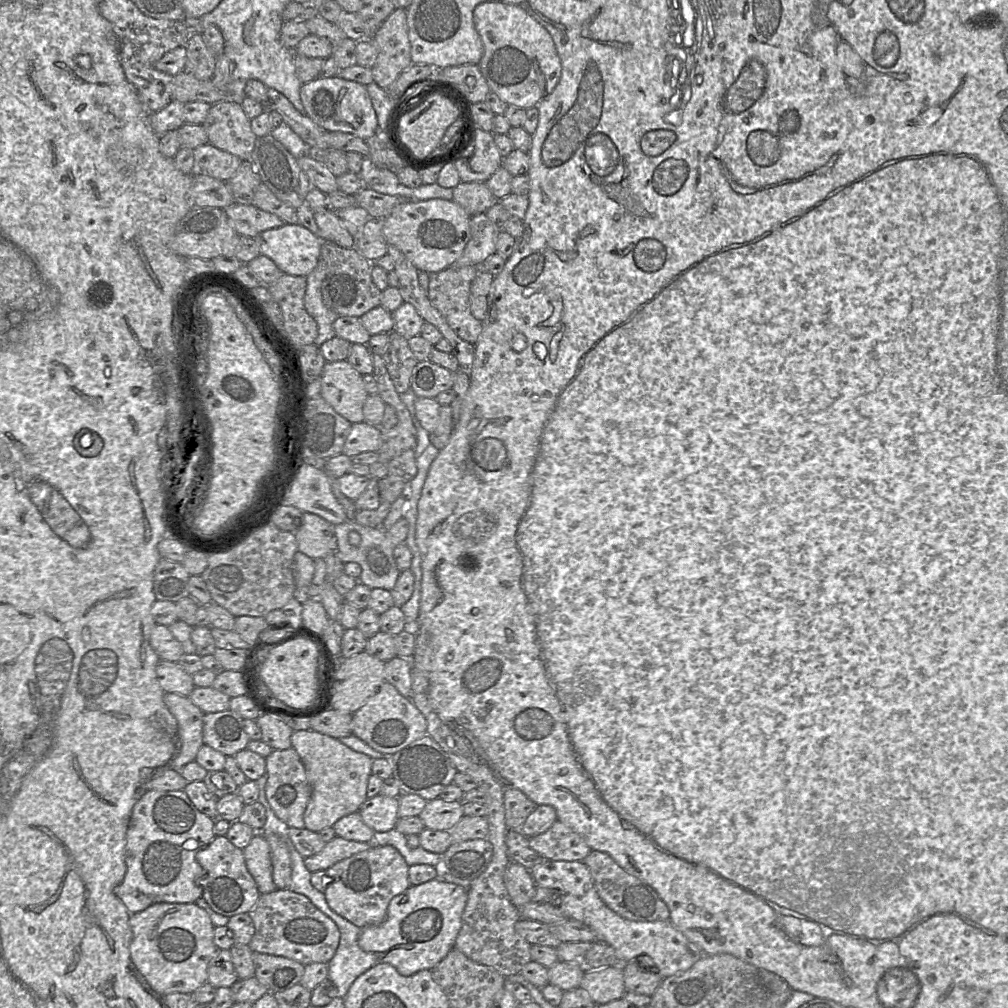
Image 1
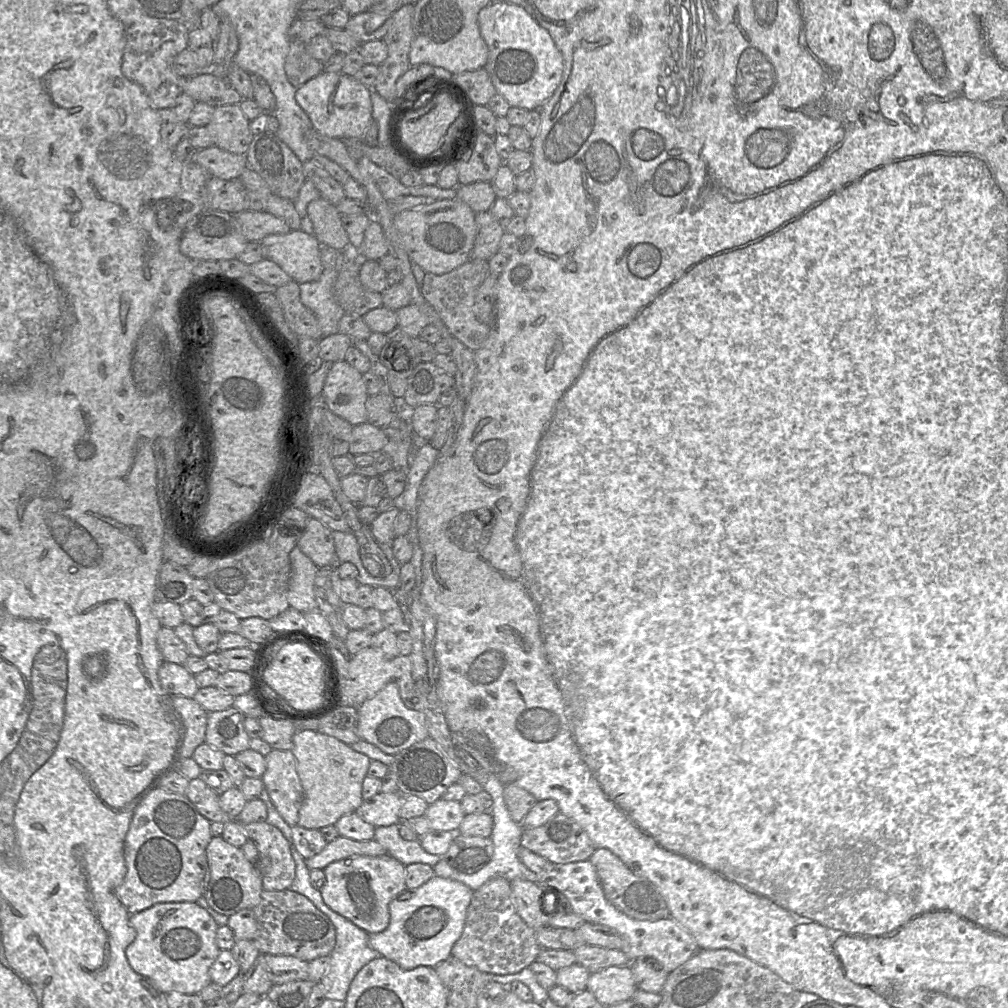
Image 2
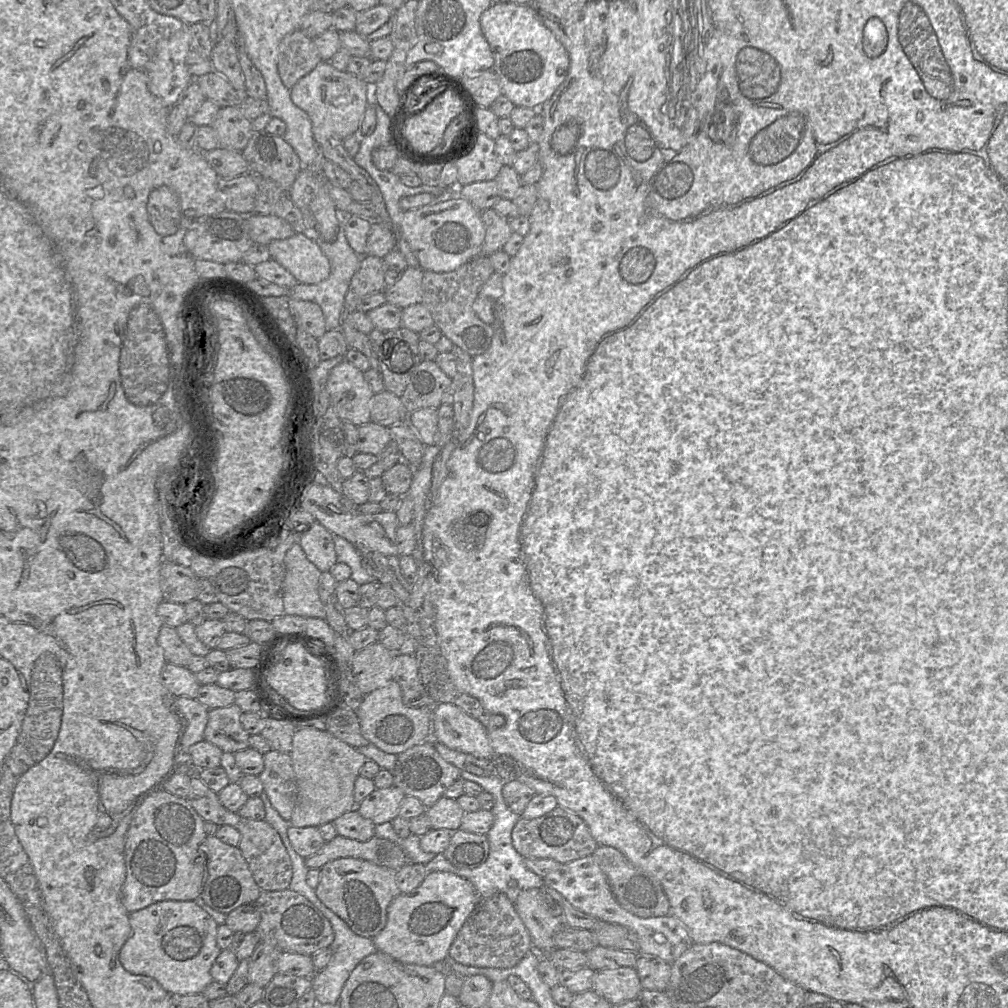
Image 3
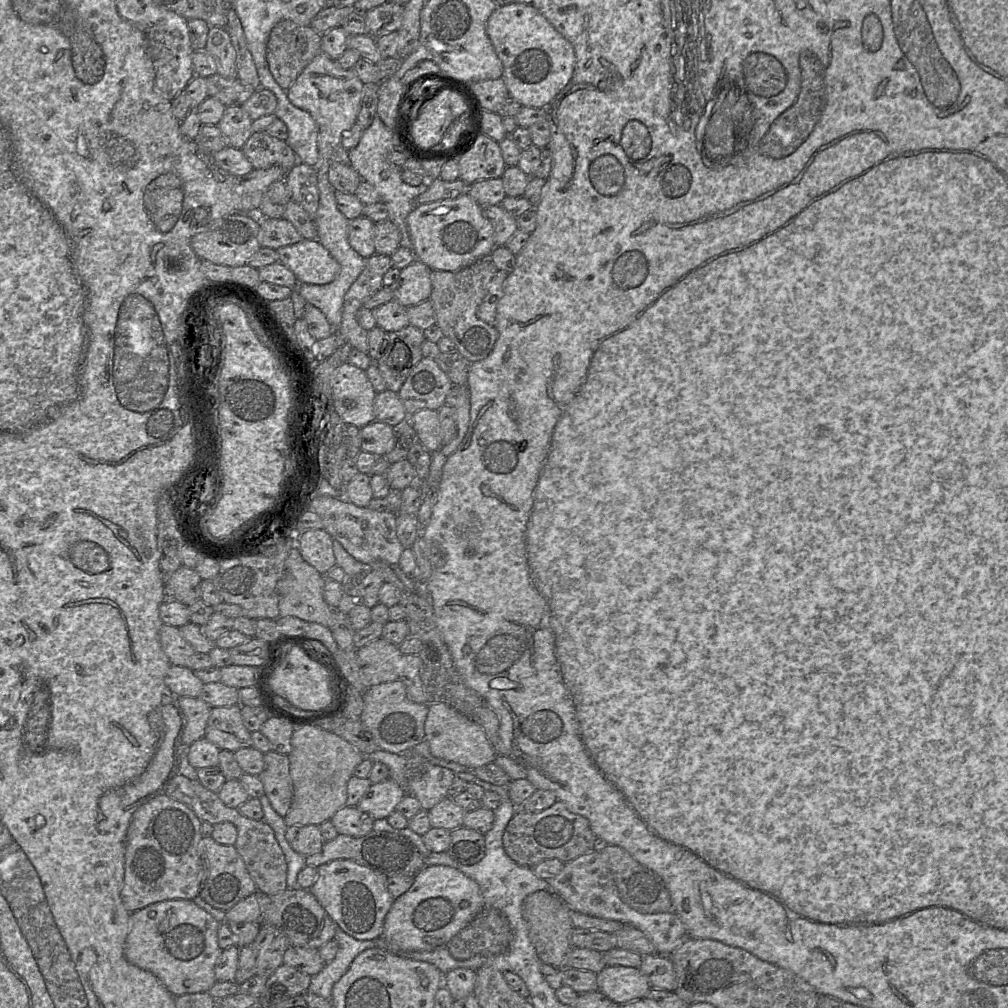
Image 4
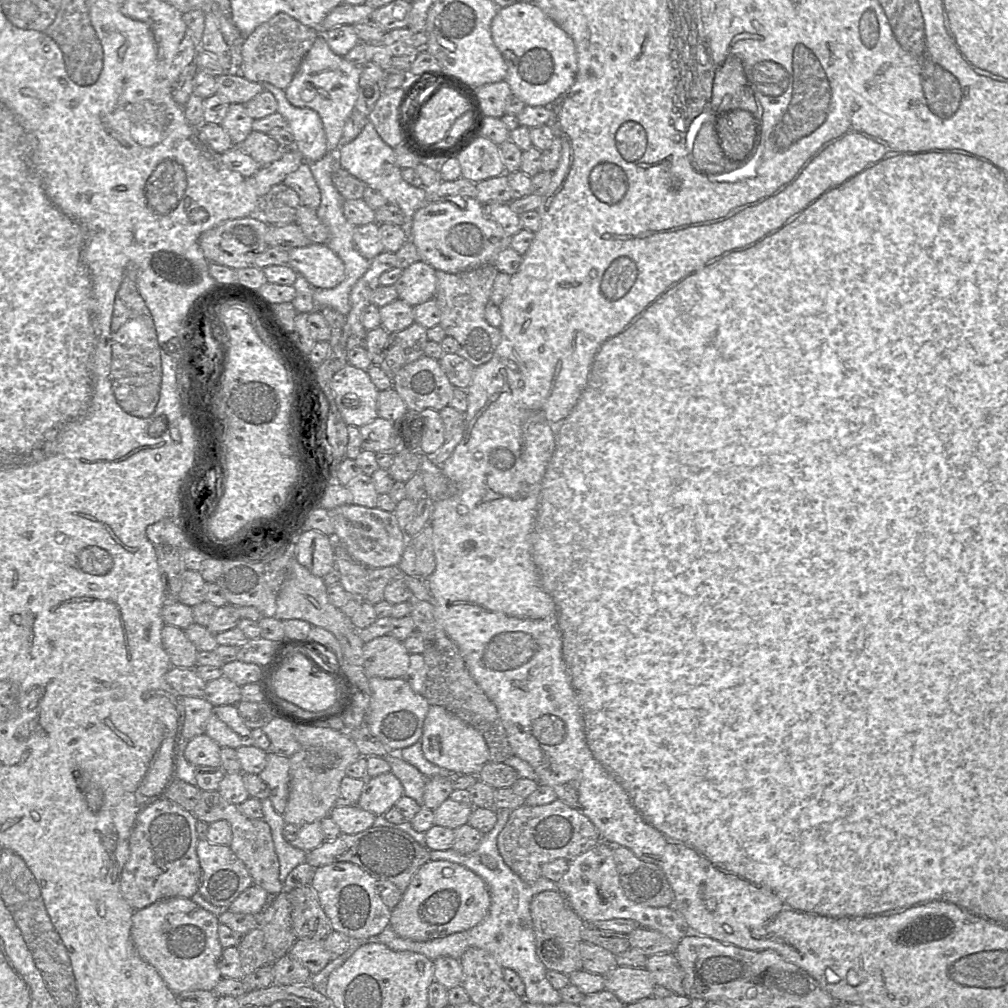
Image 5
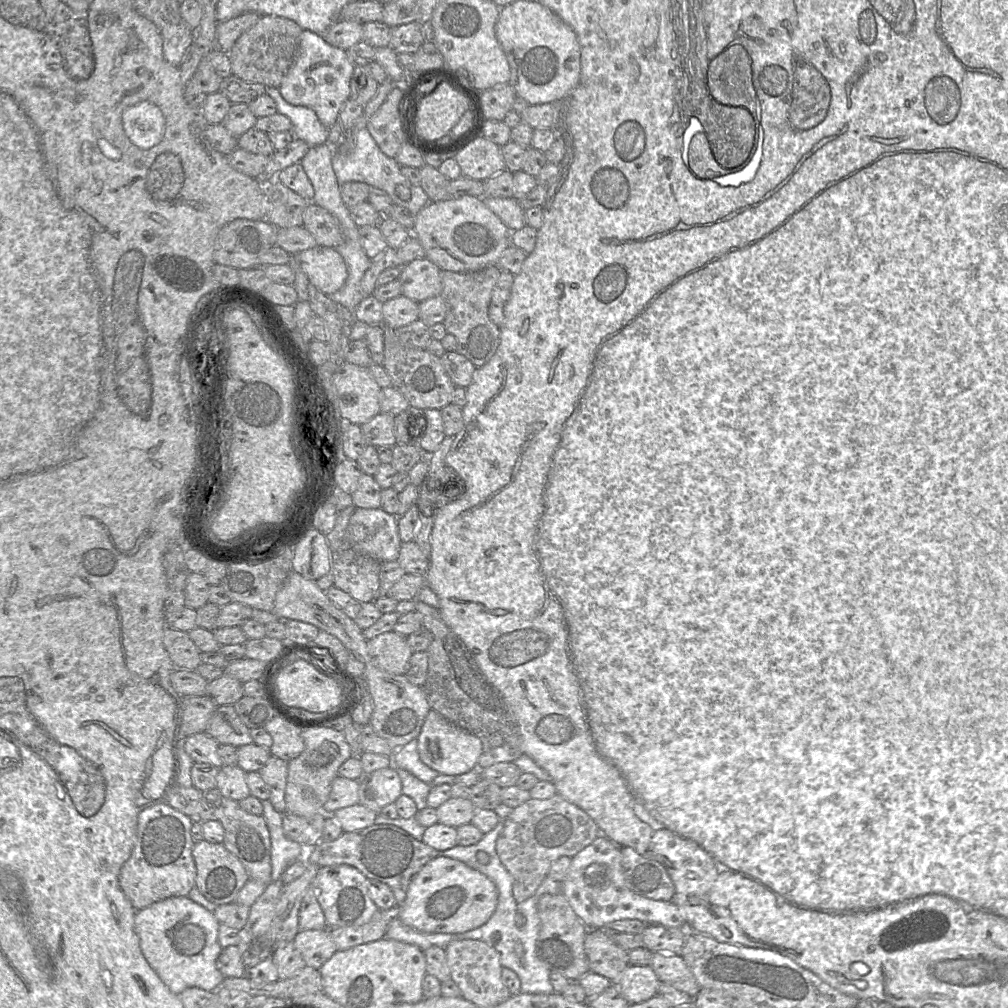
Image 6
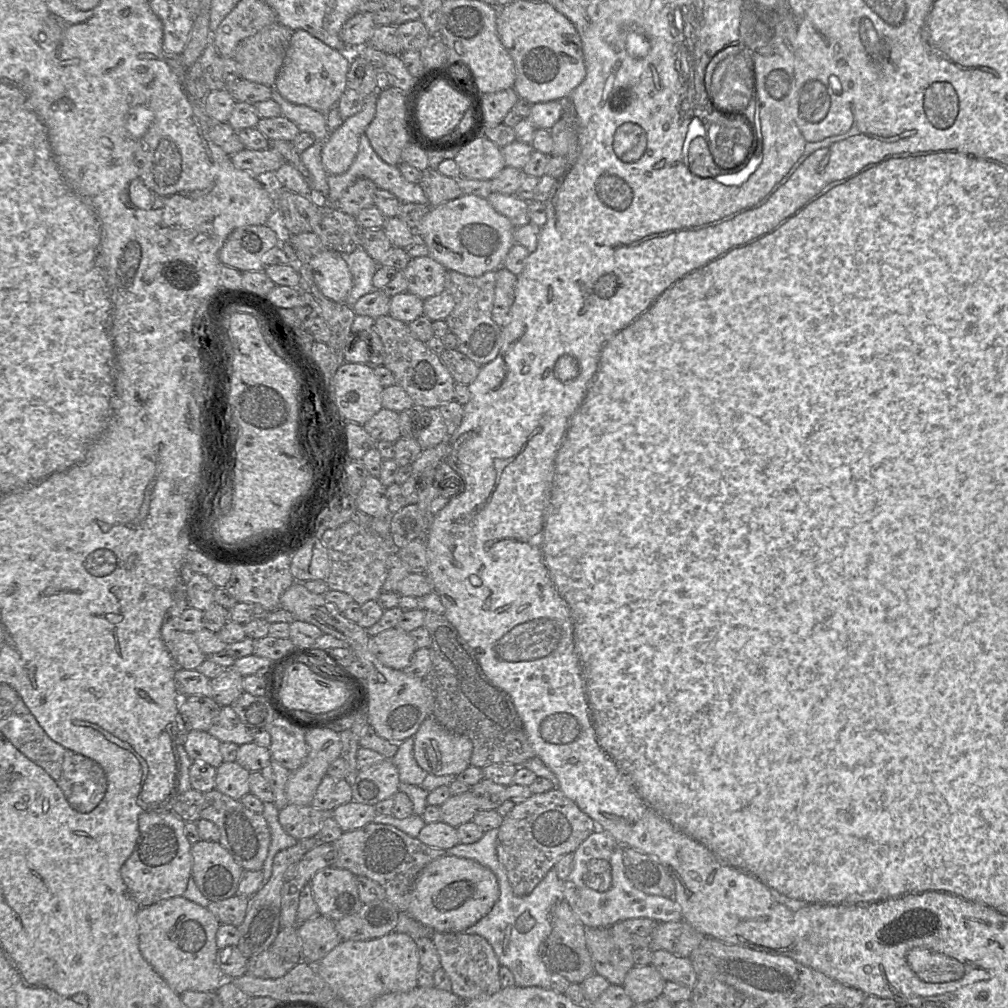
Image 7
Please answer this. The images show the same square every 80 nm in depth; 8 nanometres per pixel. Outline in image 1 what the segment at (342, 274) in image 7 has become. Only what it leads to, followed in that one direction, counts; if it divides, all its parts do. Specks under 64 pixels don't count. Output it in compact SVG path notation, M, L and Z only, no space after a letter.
M284 224L255 237L261 255L270 258L283 274L307 277L317 266L322 240L298 224Z

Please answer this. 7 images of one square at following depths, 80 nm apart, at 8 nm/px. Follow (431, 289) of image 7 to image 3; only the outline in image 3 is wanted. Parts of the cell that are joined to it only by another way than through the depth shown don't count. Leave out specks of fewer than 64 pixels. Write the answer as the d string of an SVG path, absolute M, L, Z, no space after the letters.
M407 267L395 284L385 288L384 294L387 303L400 309L415 303L422 303L423 273L424 270L420 267Z

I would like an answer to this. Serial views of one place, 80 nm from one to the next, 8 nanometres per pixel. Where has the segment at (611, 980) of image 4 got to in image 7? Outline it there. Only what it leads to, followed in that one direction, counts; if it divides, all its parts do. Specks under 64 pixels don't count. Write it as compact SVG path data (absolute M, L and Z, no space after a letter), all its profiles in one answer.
M652 964L634 966L627 973L622 984L634 1004L656 999L664 992L666 980Z

